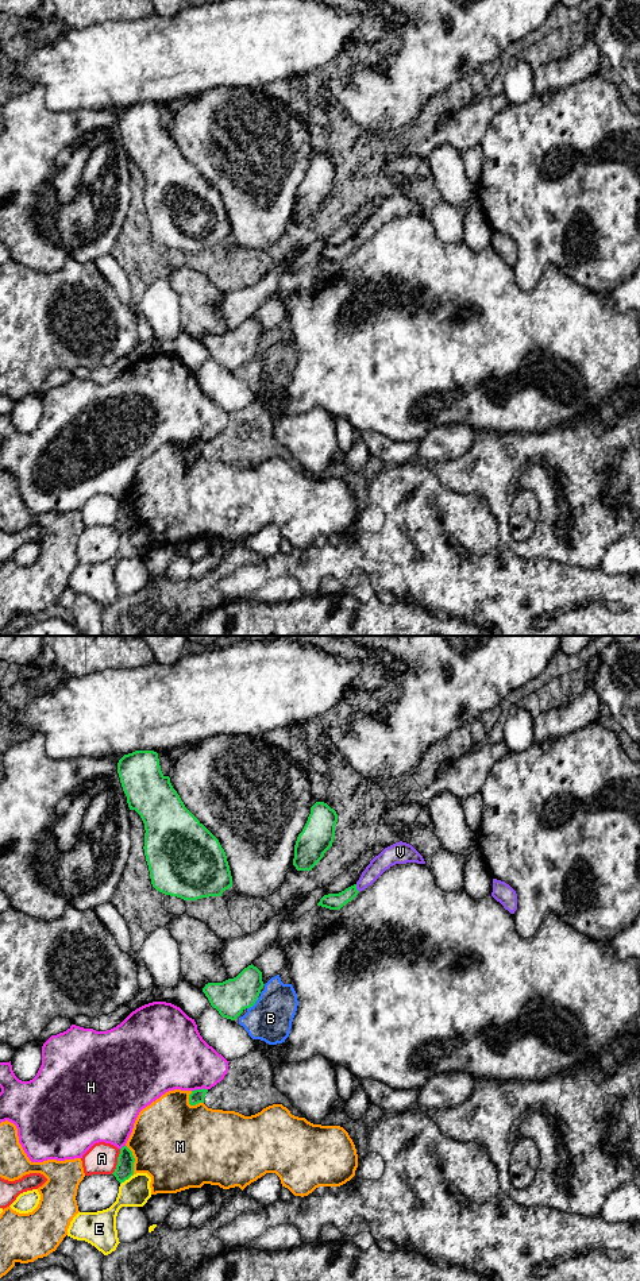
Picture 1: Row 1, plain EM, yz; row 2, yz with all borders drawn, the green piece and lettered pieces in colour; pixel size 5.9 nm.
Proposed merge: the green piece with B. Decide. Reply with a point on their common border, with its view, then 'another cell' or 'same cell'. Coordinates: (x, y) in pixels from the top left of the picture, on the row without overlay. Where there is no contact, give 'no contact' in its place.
yz (253, 357) | another cell

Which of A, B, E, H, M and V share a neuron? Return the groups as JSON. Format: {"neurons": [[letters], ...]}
{"neurons": [["A"], ["B"], ["E"], ["H"], ["M"], ["V"]]}

